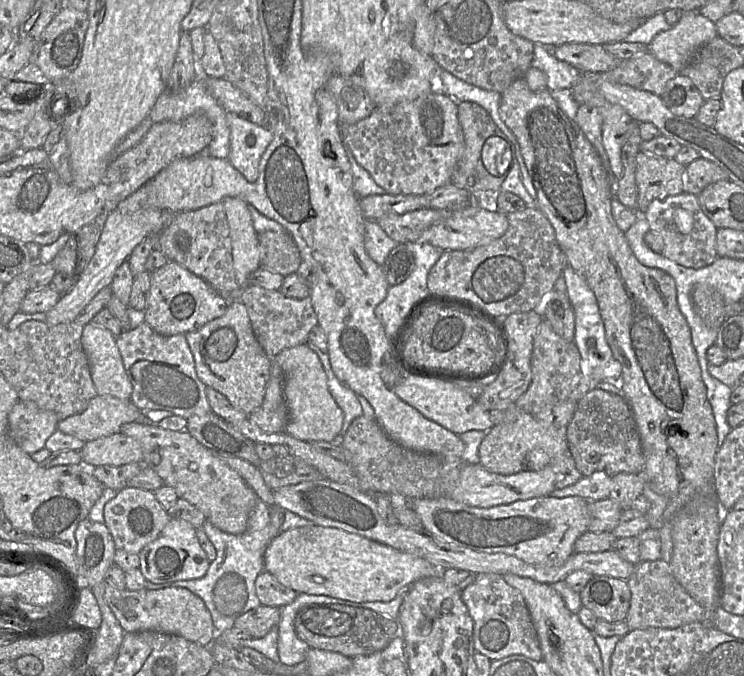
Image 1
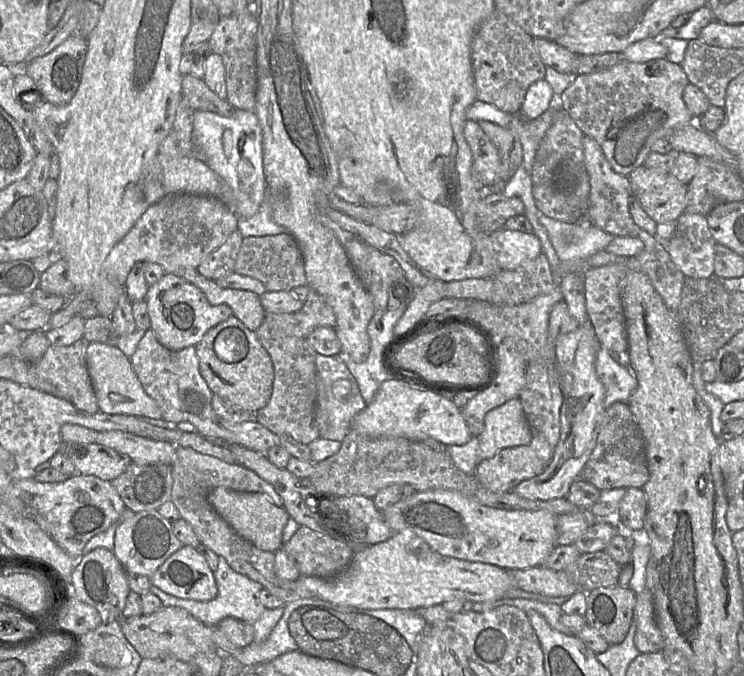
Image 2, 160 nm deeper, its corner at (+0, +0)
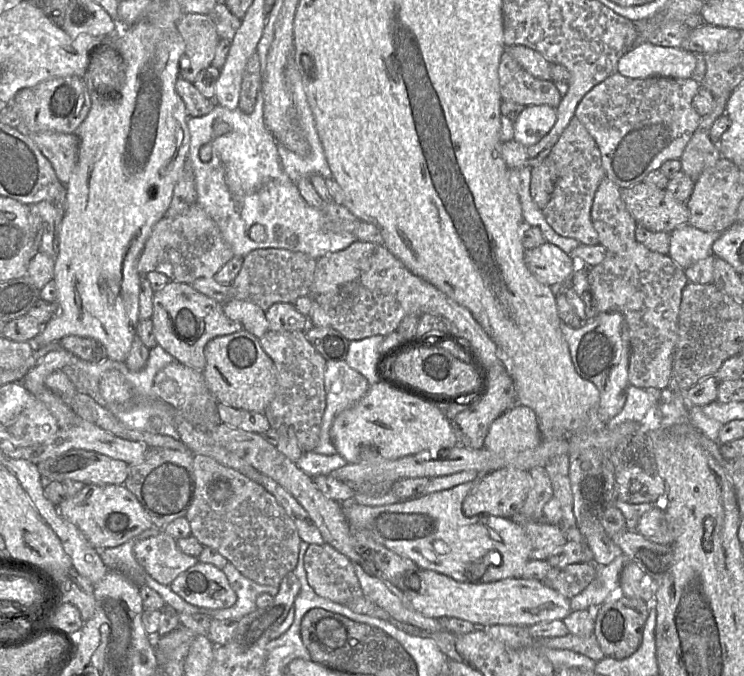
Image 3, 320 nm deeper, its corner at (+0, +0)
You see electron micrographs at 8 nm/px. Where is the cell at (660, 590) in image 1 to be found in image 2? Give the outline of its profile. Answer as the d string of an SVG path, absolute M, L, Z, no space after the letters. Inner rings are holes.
M649 588L636 593L633 622L636 624L634 644L641 653L664 649L664 639L655 616L653 593Z

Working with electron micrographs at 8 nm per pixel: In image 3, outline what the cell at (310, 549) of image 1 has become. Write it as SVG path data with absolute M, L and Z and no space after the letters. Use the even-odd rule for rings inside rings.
M419 569L420 588L403 591L413 608L426 617L457 618L478 627L513 625L531 627L542 622L562 620L571 612L570 599L547 587L542 581L507 578L495 582L458 582L432 570Z

